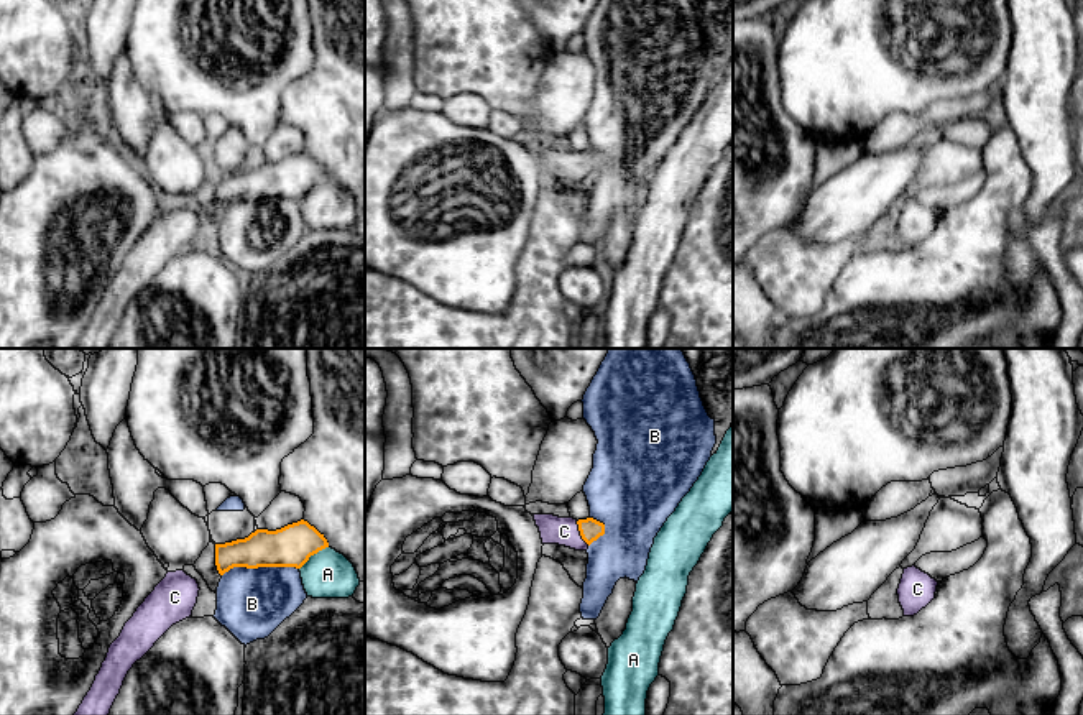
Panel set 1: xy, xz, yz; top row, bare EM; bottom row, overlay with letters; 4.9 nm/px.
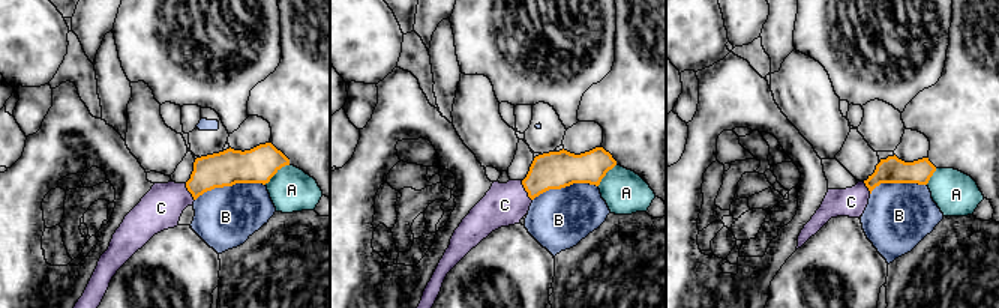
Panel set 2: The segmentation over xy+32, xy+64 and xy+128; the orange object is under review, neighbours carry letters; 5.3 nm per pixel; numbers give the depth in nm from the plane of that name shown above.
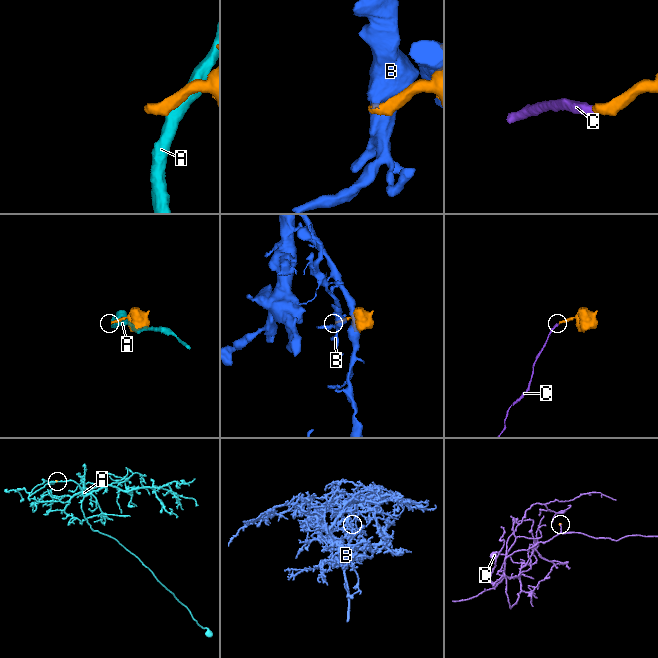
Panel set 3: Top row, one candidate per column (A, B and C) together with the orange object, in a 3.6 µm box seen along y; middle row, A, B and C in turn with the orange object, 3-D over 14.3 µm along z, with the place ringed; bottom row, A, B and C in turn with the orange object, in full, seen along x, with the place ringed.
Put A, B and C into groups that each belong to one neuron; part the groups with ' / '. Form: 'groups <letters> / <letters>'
groups A / B / C

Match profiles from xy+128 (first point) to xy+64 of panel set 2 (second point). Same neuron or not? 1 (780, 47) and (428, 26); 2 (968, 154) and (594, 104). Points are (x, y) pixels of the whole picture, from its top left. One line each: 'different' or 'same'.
1: different
2: same

